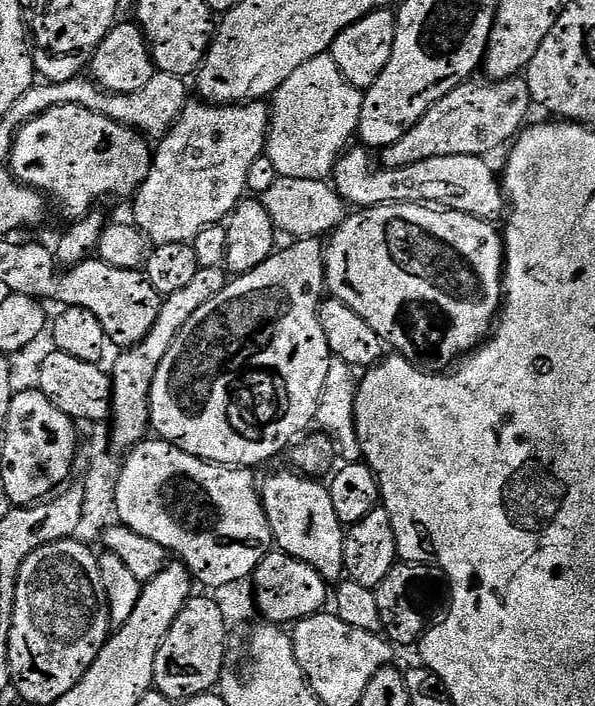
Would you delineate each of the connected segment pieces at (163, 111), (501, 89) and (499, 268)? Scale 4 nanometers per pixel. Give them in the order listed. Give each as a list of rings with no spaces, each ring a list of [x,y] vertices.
[[[161,73],[159,75],[158,85],[160,84],[160,88],[158,90],[158,97],[152,97],[150,96],[151,93],[148,92],[114,94],[102,90],[93,79],[84,79],[85,77],[79,76],[64,83],[40,82],[34,84],[12,108],[10,113],[11,120],[13,119],[18,122],[17,124],[24,124],[35,118],[35,116],[48,112],[51,108],[56,108],[58,105],[78,104],[82,105],[83,108],[102,114],[103,117],[108,117],[119,124],[132,127],[148,135],[151,139],[158,140],[171,131],[172,125],[177,123],[187,105],[185,81],[181,77],[172,76],[168,73]]]
[[[512,77],[502,81],[484,81],[478,84],[470,80],[459,85],[446,97],[439,100],[423,116],[412,129],[410,129],[399,142],[381,149],[381,165],[389,171],[400,168],[409,168],[420,161],[429,160],[436,156],[488,156],[496,148],[505,146],[513,141],[525,125],[525,118],[532,107],[531,92],[528,83],[521,77]]]
[[[385,202],[371,209],[365,216],[368,217],[357,226],[356,233],[353,234],[352,241],[349,242],[348,249],[344,252],[344,285],[338,292],[339,299],[348,304],[350,310],[358,314],[358,318],[366,321],[370,330],[374,330],[374,334],[382,337],[389,349],[395,350],[405,358],[411,357],[413,355],[411,352],[416,351],[421,356],[421,360],[418,360],[419,367],[425,370],[443,369],[440,368],[443,364],[448,364],[451,360],[458,359],[459,356],[467,357],[473,350],[479,349],[489,339],[488,331],[491,330],[492,323],[495,322],[496,315],[500,312],[500,299],[504,294],[506,296],[506,240],[501,229],[499,232],[492,225],[493,221],[488,218],[411,202]]]

